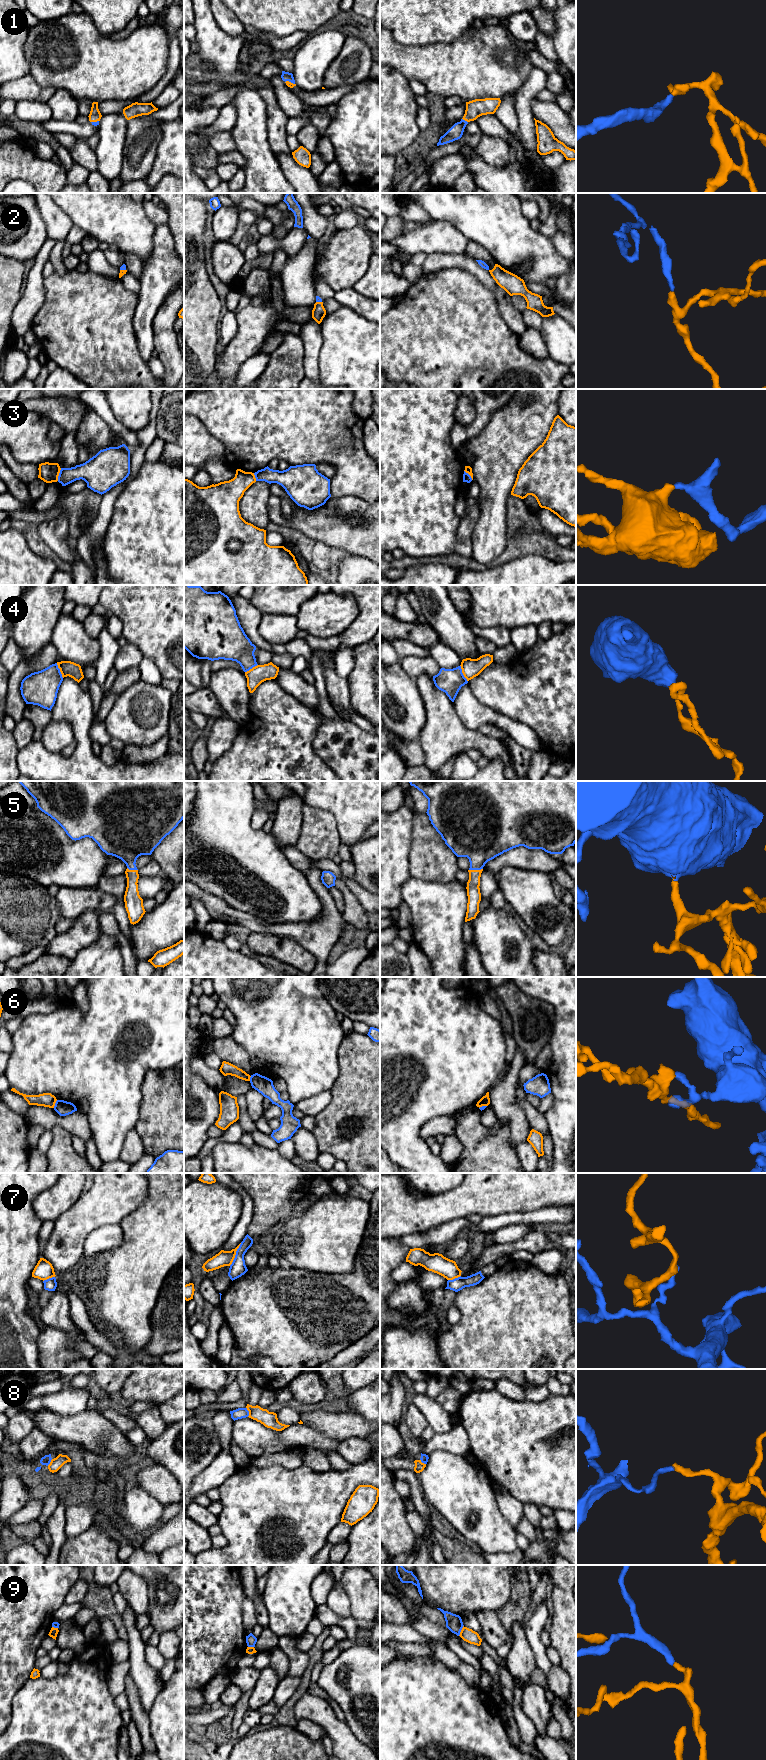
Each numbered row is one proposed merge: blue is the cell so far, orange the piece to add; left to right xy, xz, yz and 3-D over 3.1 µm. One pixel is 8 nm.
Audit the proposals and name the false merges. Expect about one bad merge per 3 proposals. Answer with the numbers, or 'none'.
3, 4, 6, 8, 9

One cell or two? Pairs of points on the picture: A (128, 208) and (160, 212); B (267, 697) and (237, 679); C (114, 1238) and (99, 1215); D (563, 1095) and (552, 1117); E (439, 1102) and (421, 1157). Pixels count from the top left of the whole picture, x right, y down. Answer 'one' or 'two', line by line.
A: two
B: two
C: two
D: one
E: one

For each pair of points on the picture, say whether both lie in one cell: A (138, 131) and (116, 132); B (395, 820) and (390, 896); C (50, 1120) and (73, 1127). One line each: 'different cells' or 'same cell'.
A: different cells
B: same cell
C: same cell

